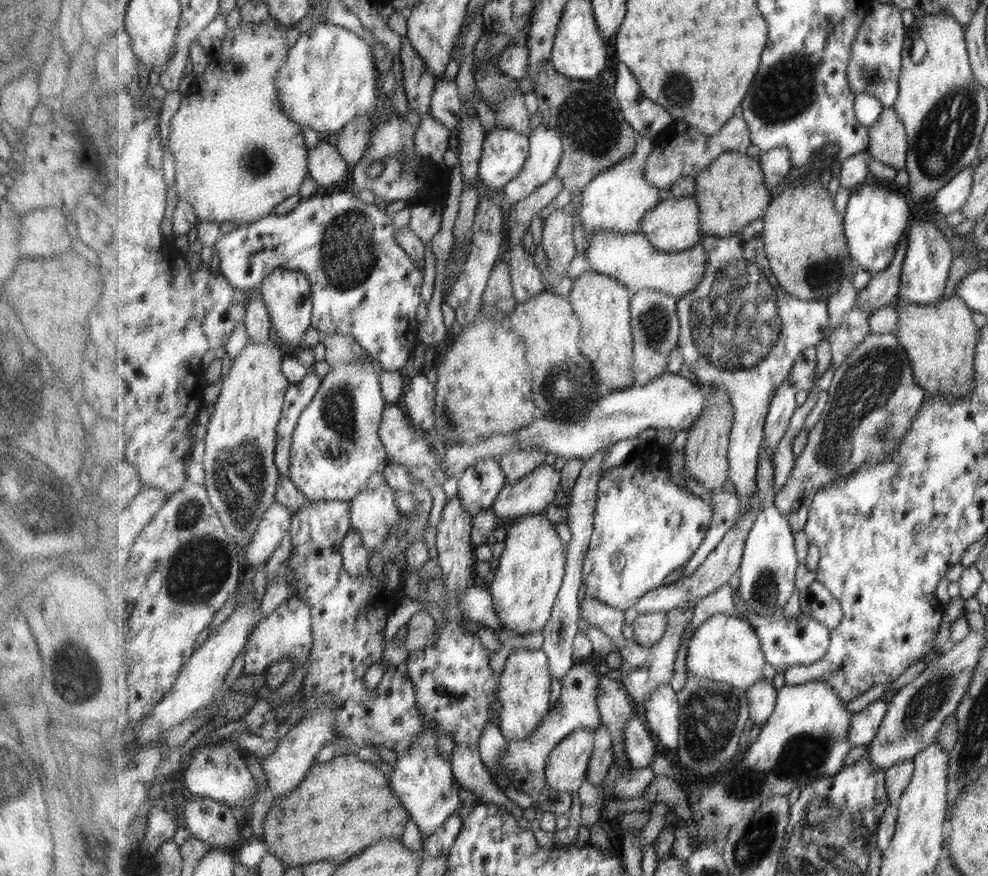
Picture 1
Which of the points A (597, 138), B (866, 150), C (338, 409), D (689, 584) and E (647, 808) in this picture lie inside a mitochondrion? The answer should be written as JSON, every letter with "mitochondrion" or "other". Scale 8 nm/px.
{"A":"mitochondrion","B":"other","C":"mitochondrion","D":"other","E":"other"}

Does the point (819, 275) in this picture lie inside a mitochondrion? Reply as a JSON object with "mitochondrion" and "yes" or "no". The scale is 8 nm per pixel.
{"mitochondrion":"yes"}

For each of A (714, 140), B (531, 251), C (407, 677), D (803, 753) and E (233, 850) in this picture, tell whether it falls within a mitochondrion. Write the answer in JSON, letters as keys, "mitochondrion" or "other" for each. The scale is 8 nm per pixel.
{"A":"other","B":"other","C":"other","D":"mitochondrion","E":"other"}

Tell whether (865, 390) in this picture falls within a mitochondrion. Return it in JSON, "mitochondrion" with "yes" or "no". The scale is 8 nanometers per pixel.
{"mitochondrion":"yes"}

